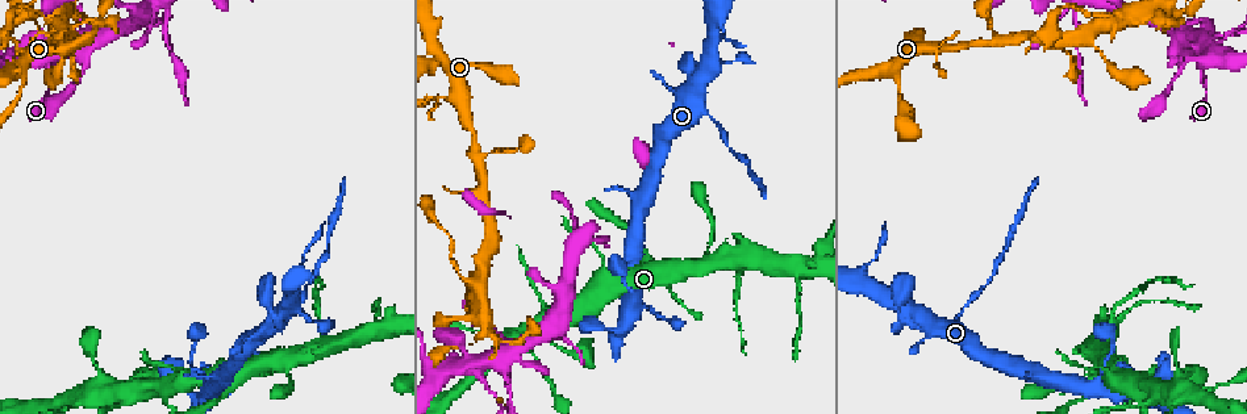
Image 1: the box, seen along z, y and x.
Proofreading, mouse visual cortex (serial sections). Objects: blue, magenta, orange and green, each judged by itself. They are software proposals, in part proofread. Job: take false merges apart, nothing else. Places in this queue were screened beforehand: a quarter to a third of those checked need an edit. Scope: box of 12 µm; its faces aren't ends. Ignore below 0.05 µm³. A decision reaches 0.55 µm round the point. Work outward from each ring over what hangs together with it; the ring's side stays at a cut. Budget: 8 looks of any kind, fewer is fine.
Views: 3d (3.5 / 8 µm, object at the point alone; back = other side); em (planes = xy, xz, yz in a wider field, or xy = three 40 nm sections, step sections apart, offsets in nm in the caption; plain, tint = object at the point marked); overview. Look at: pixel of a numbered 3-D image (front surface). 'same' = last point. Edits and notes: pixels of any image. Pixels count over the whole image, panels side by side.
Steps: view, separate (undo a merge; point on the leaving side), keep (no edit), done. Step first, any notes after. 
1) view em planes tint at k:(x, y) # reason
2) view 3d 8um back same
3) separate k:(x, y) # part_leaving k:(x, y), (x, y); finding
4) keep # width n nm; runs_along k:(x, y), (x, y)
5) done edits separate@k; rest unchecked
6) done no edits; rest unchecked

view 3d 3.5um at 1:(959, 315) # narrows sharply

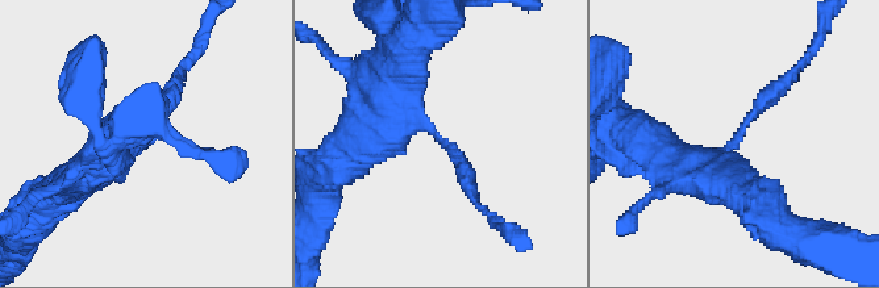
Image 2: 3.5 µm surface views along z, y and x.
view em planes tint at 2:(738, 140) # arm_widths 200, 450 nm

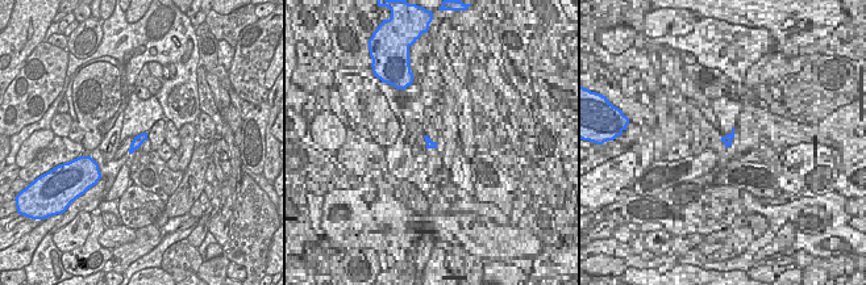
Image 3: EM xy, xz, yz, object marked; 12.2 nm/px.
separate 2:(759, 107) # part_leaving 2:(734, 145), (741, 128), (812, 51); a second cell is stuck on

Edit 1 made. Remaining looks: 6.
view overview

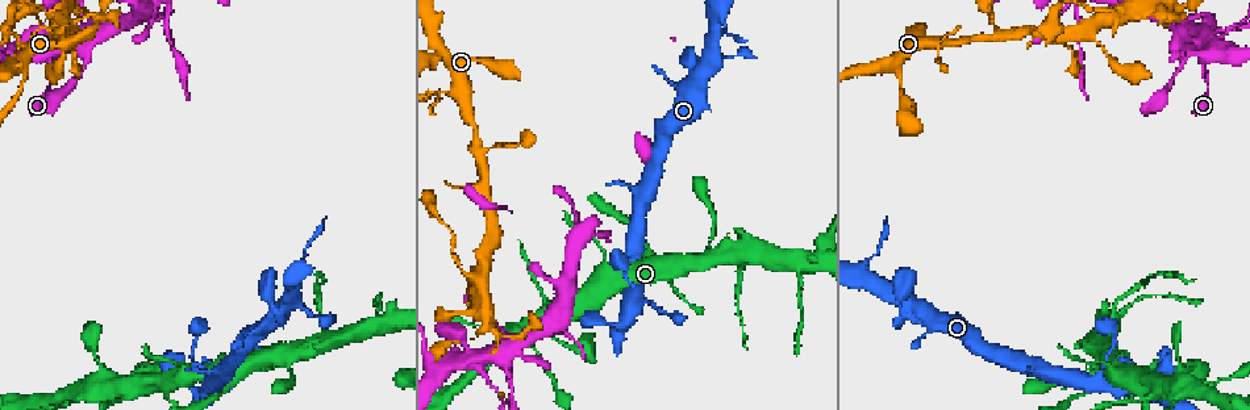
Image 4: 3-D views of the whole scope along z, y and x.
view 3d 3.5um at 4:(327, 335) # sudden change in width

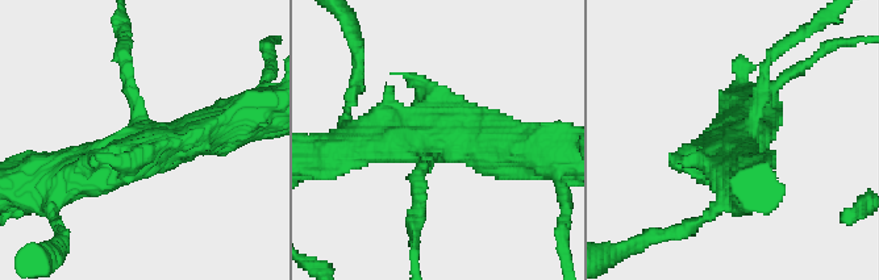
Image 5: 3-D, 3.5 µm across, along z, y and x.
separate 5:(125, 53) # part_leaving 5:(134, 100), (126, 88), (119, 24); a second cell is stuck on

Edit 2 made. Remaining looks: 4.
view overview

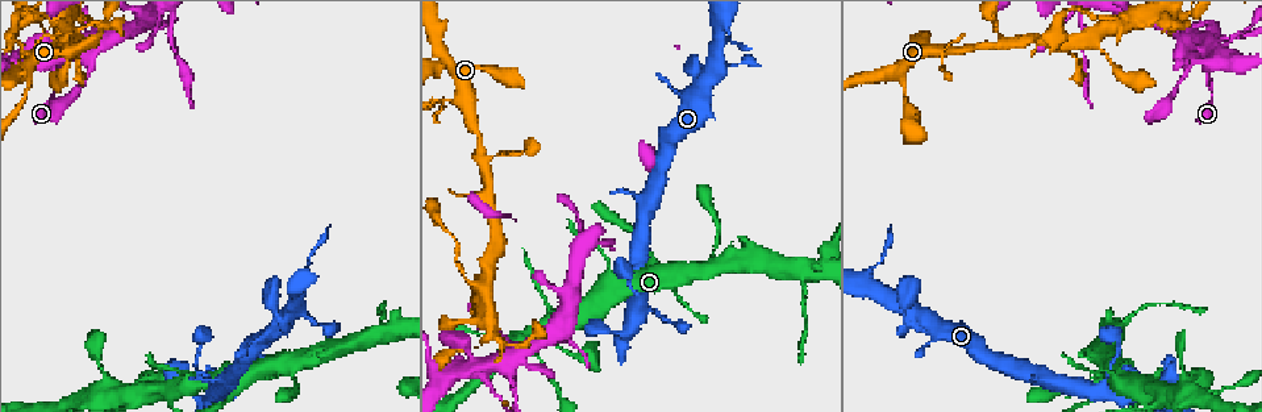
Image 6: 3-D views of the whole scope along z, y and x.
view 3d 3.5um at 6:(474, 363) # branch point

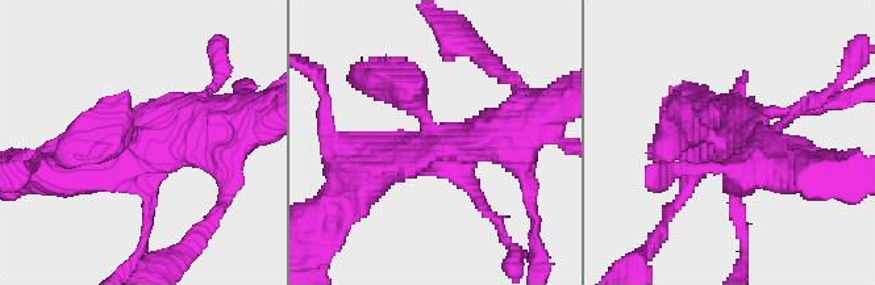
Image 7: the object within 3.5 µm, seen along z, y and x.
view em xy step 3 tint at 7:(145, 156) # now the EM

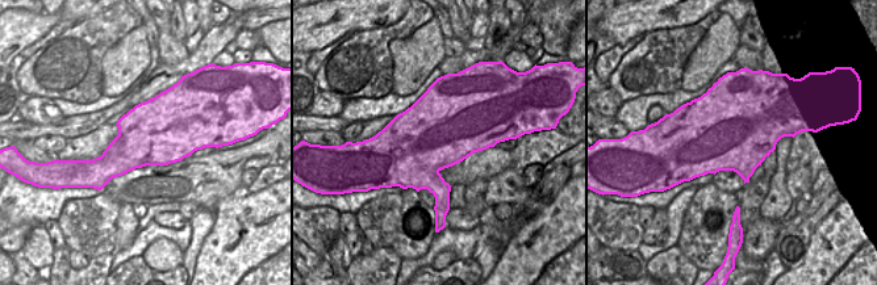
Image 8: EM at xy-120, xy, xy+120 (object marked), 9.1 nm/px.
keep # runs_along 7:(144, 235), (136, 163), (221, 122); continuous, no second cell

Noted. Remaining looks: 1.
done edits separate@2, separate@5; rest unchecked

